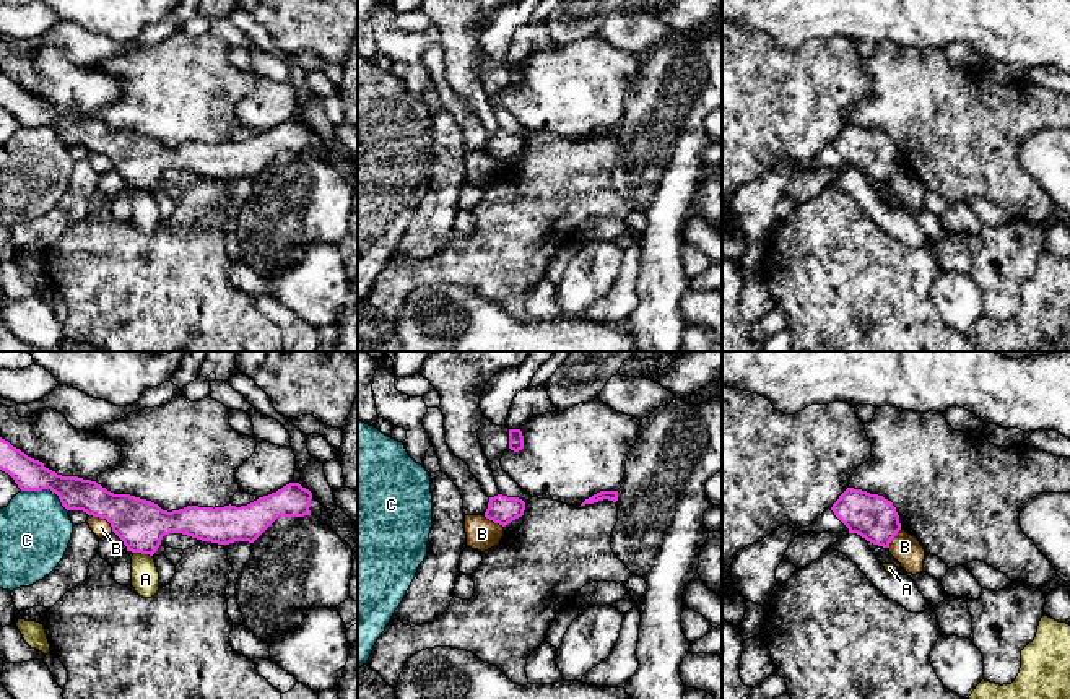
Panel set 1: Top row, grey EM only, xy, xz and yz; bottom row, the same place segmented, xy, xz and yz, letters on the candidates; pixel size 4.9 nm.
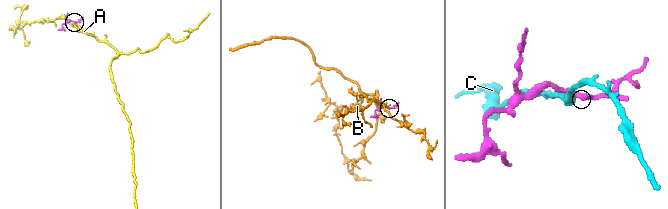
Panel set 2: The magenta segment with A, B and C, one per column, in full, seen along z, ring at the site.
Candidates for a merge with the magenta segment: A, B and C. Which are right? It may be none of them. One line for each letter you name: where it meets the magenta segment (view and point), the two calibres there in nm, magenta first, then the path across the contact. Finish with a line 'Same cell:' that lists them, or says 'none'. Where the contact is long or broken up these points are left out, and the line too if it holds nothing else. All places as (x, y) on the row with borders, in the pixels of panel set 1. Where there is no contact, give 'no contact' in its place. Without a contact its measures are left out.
Same cell: none

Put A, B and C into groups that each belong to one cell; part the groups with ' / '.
A / B / C

